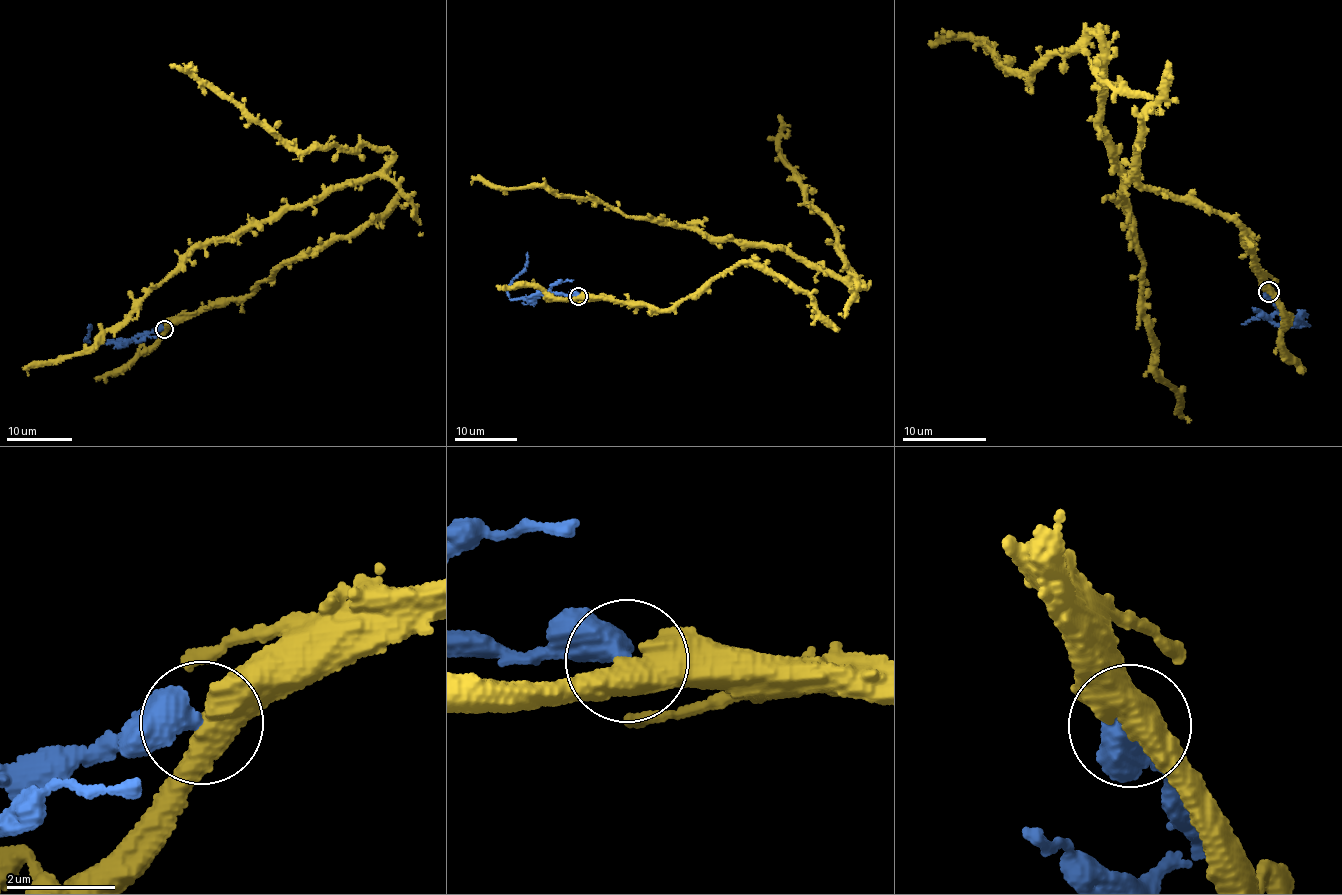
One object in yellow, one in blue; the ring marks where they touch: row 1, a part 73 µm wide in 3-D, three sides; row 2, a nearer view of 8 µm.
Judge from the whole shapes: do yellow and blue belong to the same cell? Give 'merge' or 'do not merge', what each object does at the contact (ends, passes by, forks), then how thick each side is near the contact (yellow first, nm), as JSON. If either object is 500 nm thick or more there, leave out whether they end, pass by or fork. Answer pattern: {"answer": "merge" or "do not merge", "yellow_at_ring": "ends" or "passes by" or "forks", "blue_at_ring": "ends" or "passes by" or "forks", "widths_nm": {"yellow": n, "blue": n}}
{"answer": "do not merge", "widths_nm": {"yellow": 550, "blue": 500}}

